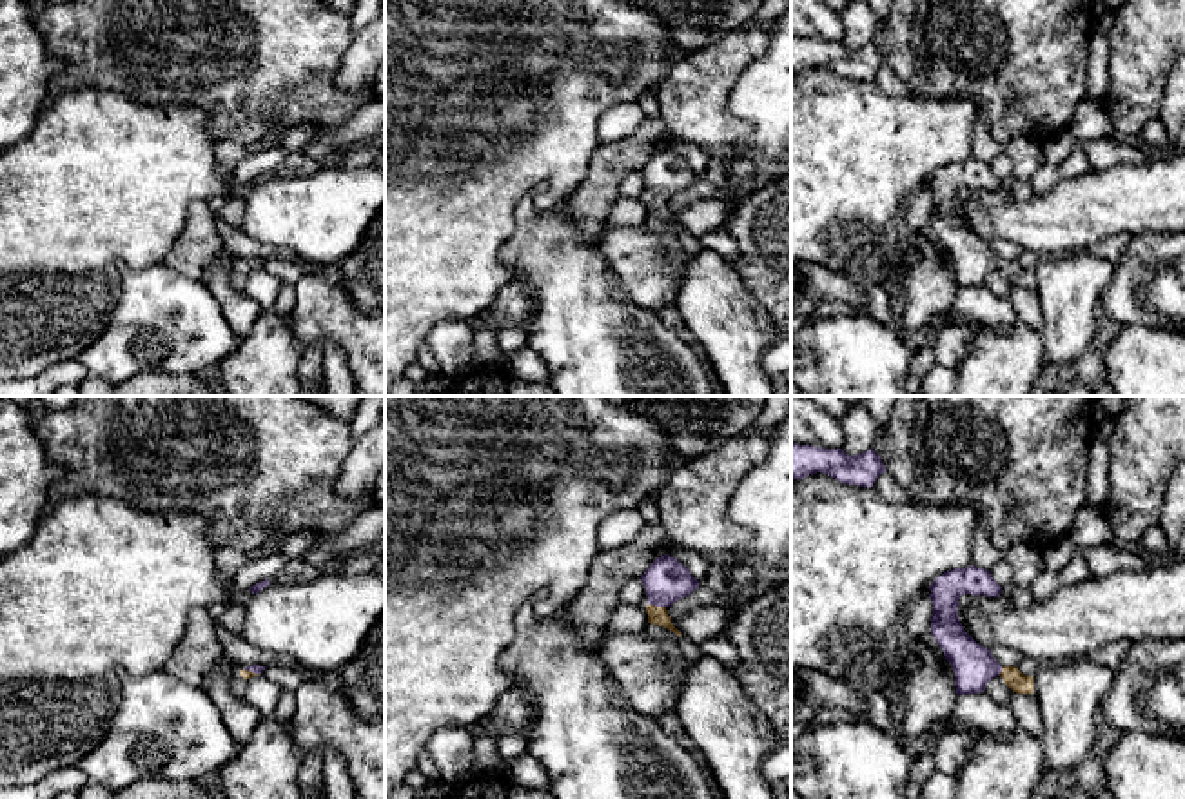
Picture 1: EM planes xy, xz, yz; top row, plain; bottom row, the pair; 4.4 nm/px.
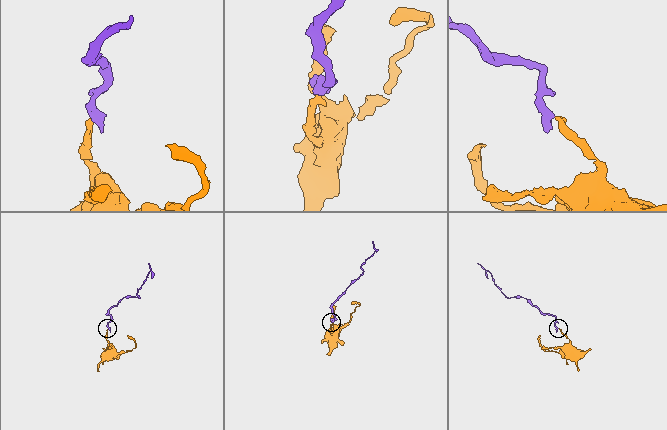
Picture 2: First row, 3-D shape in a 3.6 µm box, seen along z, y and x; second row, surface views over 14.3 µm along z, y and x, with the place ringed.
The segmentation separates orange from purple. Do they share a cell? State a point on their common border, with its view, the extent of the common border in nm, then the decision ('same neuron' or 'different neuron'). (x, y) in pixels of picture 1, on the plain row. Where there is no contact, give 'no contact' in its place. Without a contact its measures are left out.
xz (657, 200) | 80 nm | same neuron

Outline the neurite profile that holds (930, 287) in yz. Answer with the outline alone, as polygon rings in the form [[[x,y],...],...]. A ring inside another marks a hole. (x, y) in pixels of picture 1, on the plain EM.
[[[947,252],[922,260],[904,281],[904,305],[893,323],[904,329],[927,325],[933,316],[951,309],[956,291],[955,265]]]

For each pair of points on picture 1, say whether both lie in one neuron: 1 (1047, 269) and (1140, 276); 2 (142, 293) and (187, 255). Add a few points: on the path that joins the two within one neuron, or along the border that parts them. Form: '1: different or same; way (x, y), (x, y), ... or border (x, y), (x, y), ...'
1: different; border (1115, 266), (1100, 309)
2: different; border (164, 262), (178, 273), (205, 284)

